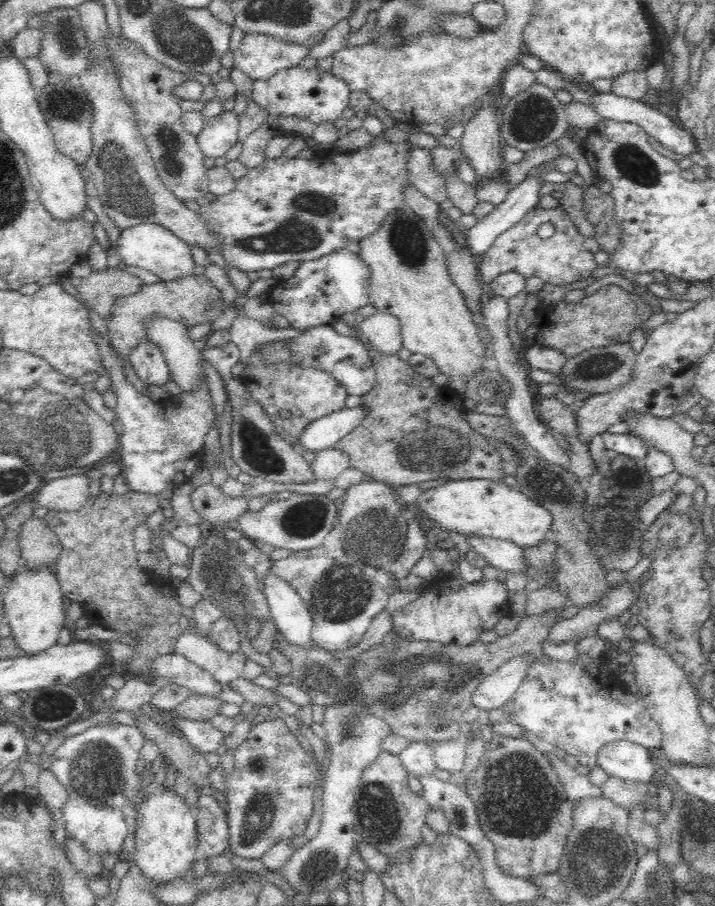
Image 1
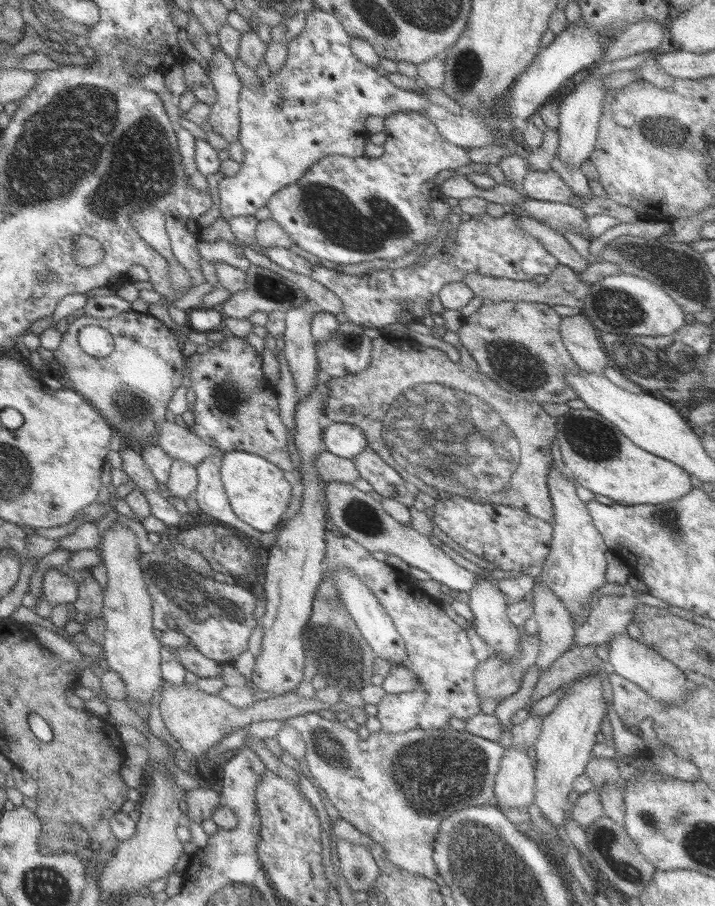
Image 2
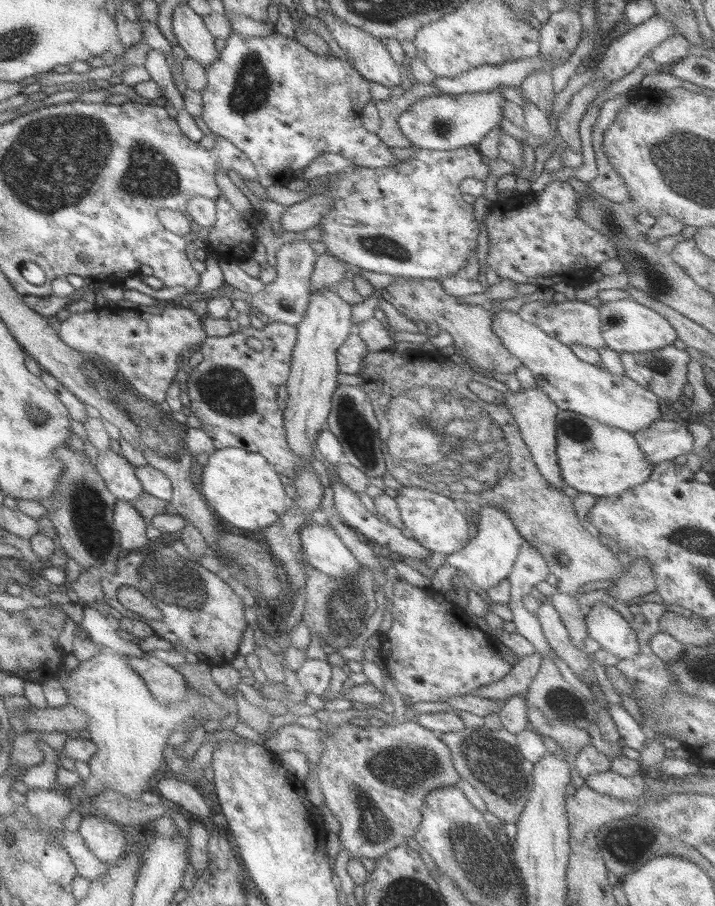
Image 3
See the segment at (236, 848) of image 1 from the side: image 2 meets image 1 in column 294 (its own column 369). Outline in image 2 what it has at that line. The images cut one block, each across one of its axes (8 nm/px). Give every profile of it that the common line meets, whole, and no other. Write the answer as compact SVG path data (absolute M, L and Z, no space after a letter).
M316 712L294 716L284 722L303 740L310 781L323 790L325 798L337 810L339 819L380 844L387 860L405 873L433 881L438 873L432 859L432 848L439 822L471 806L495 804L492 786L504 748L478 735L446 726L437 730L413 729L395 734L380 729L360 740L357 732L344 727L343 722L324 719Z

